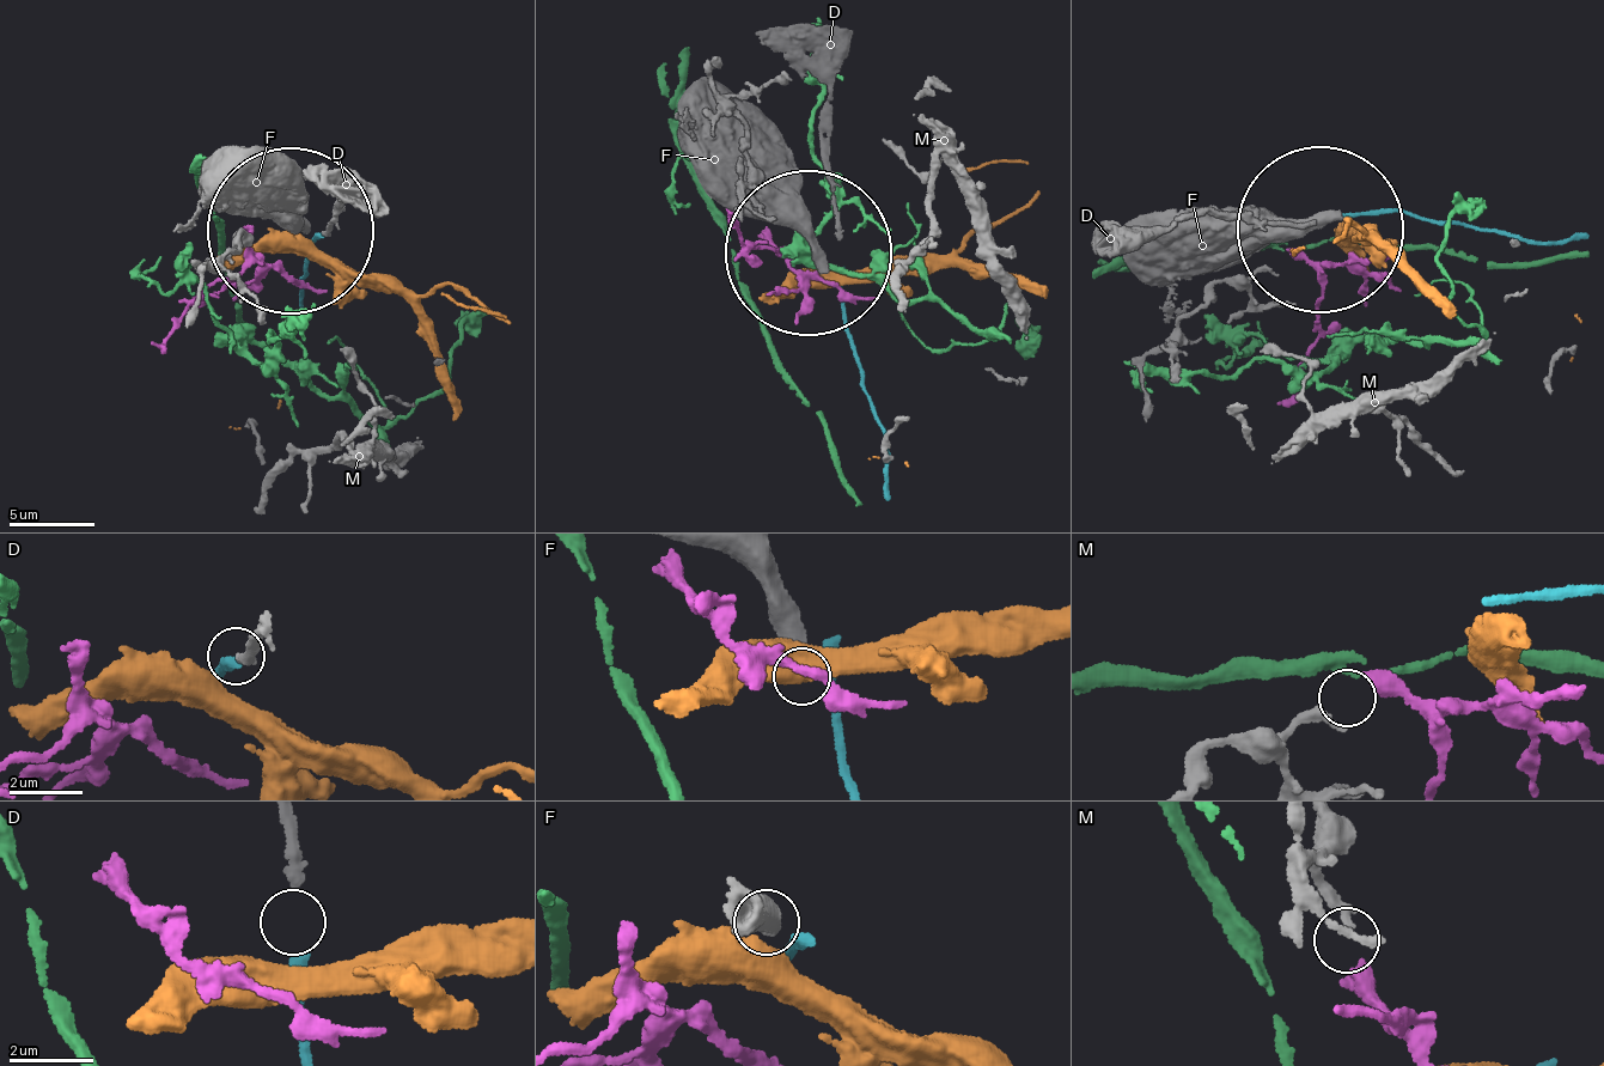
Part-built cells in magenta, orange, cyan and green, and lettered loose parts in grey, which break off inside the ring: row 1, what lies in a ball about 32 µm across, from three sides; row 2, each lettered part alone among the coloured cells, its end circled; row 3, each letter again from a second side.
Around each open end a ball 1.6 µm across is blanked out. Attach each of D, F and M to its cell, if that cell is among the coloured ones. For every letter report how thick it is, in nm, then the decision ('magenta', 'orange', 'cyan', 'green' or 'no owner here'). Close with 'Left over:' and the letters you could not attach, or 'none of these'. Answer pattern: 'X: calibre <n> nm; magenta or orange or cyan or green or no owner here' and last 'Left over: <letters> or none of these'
D: calibre 240 nm; cyan
F: calibre 550 nm; no owner here
M: calibre 300 nm; magenta
Left over: F

